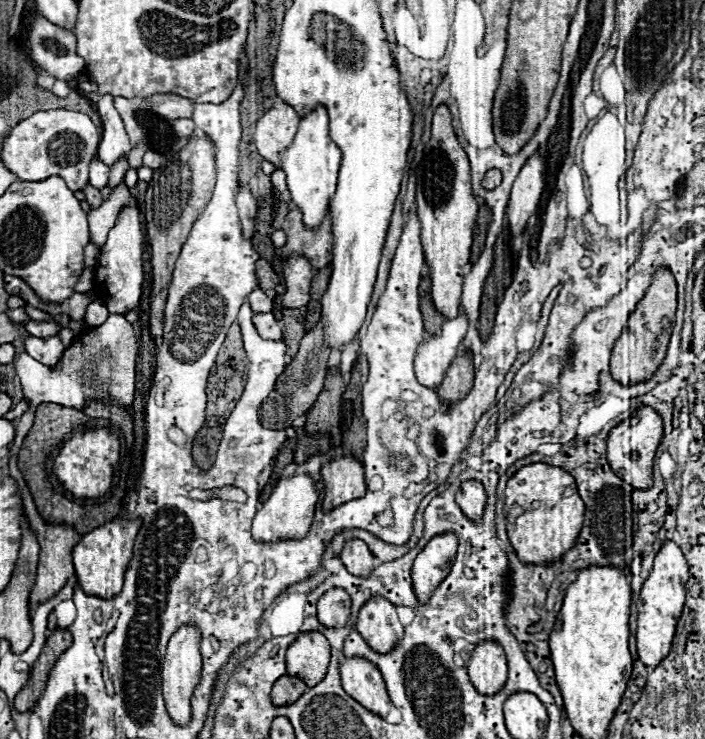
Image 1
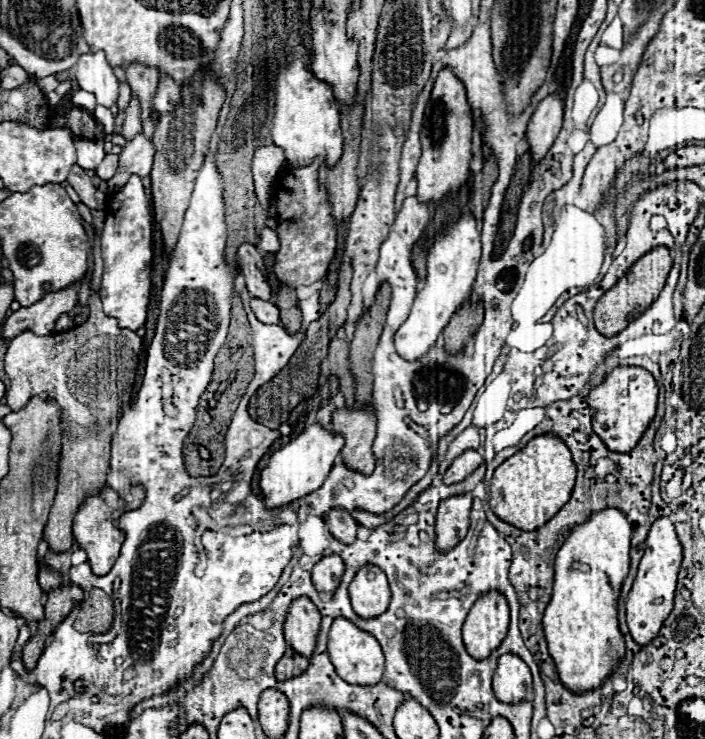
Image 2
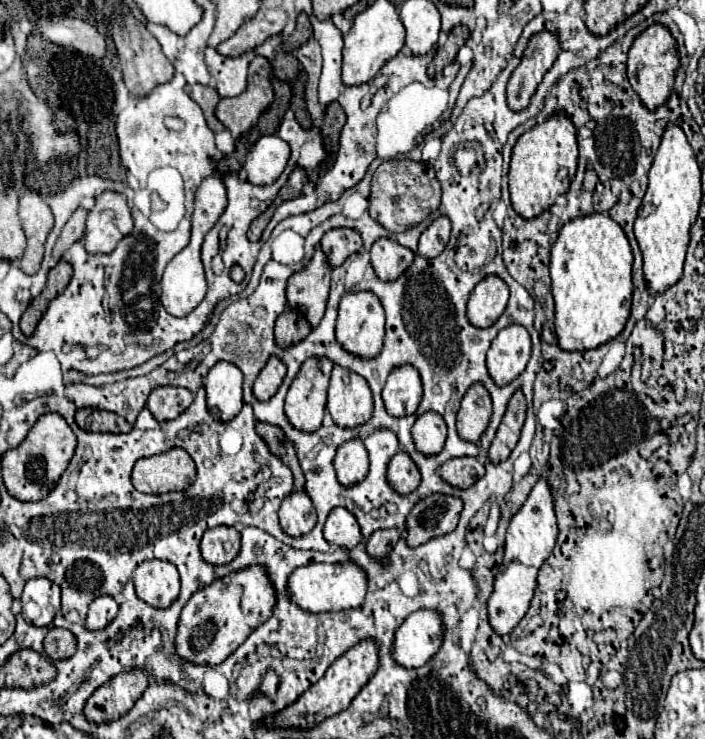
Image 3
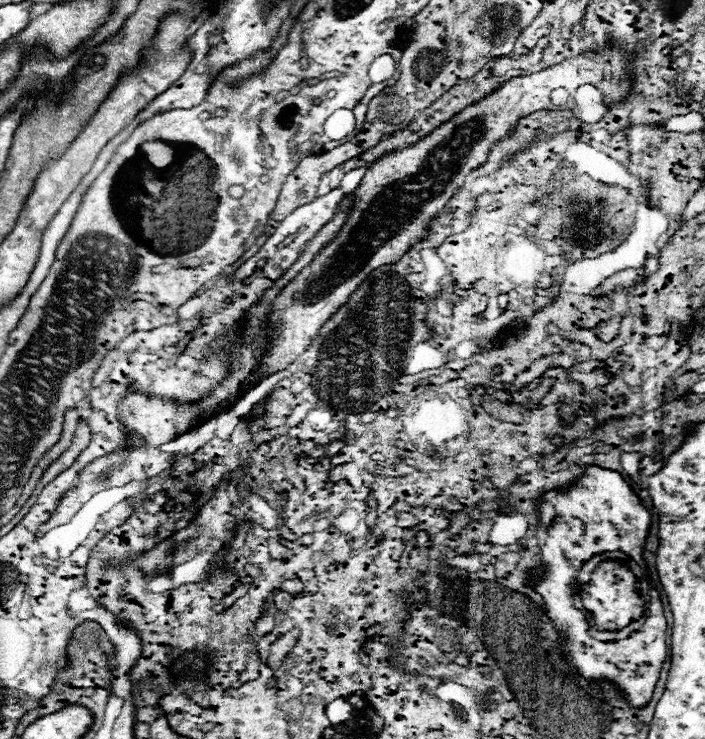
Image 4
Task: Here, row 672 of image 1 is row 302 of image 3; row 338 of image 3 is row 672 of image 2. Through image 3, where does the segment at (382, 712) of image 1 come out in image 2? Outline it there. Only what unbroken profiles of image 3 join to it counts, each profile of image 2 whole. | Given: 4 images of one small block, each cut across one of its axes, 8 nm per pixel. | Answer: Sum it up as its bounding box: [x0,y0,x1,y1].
[328,616,384,686]

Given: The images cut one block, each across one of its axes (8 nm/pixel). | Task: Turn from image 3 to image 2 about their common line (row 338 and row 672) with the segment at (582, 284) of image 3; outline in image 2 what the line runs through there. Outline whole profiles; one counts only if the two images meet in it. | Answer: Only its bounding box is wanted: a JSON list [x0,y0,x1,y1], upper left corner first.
[542,508,632,692]

